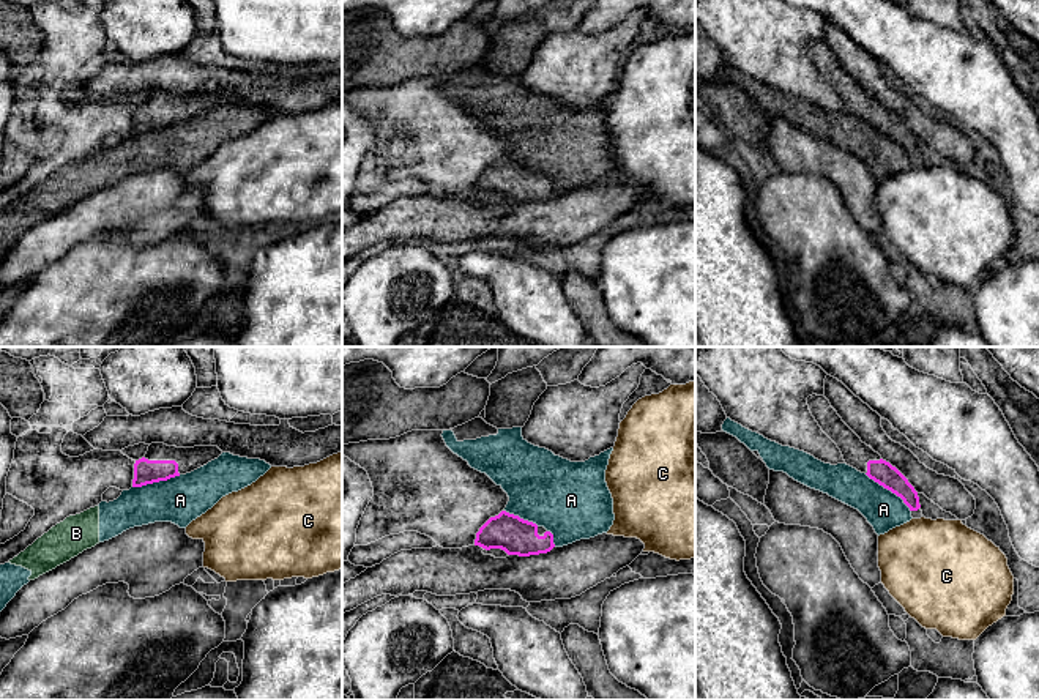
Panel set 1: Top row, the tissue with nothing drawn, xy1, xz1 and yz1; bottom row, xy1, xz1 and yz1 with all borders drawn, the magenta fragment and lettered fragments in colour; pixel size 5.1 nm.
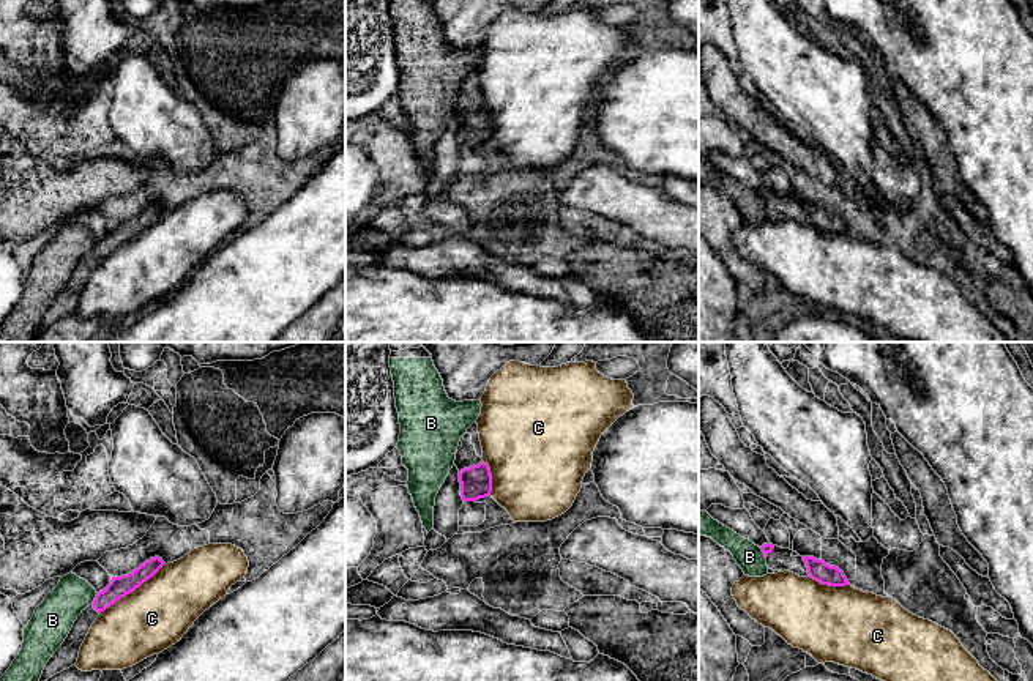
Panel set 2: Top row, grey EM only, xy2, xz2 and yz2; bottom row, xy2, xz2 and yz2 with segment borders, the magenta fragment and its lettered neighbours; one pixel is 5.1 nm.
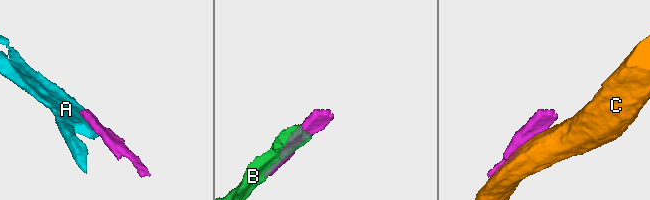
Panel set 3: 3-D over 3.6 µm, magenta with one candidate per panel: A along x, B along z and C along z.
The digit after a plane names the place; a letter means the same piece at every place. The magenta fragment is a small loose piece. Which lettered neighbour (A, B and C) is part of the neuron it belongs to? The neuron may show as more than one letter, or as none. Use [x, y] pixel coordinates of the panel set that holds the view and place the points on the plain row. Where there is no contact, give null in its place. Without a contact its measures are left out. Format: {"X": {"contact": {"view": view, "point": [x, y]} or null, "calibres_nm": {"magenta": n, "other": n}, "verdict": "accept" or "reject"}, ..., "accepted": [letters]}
{"A": {"contact": {"view": "yz1", "point": [890, 136]}, "calibres_nm": {"magenta": 120, "other": 200}, "verdict": "reject"}, "B": {"contact": {"view": "xy2", "point": [95, 246]}, "calibres_nm": {"magenta": 110, "other": 200}, "verdict": "reject"}, "C": {"contact": {"view": "xy2", "point": [131, 238]}, "calibres_nm": {"magenta": 110, "other": 340}, "verdict": "reject"}, "accepted": []}

